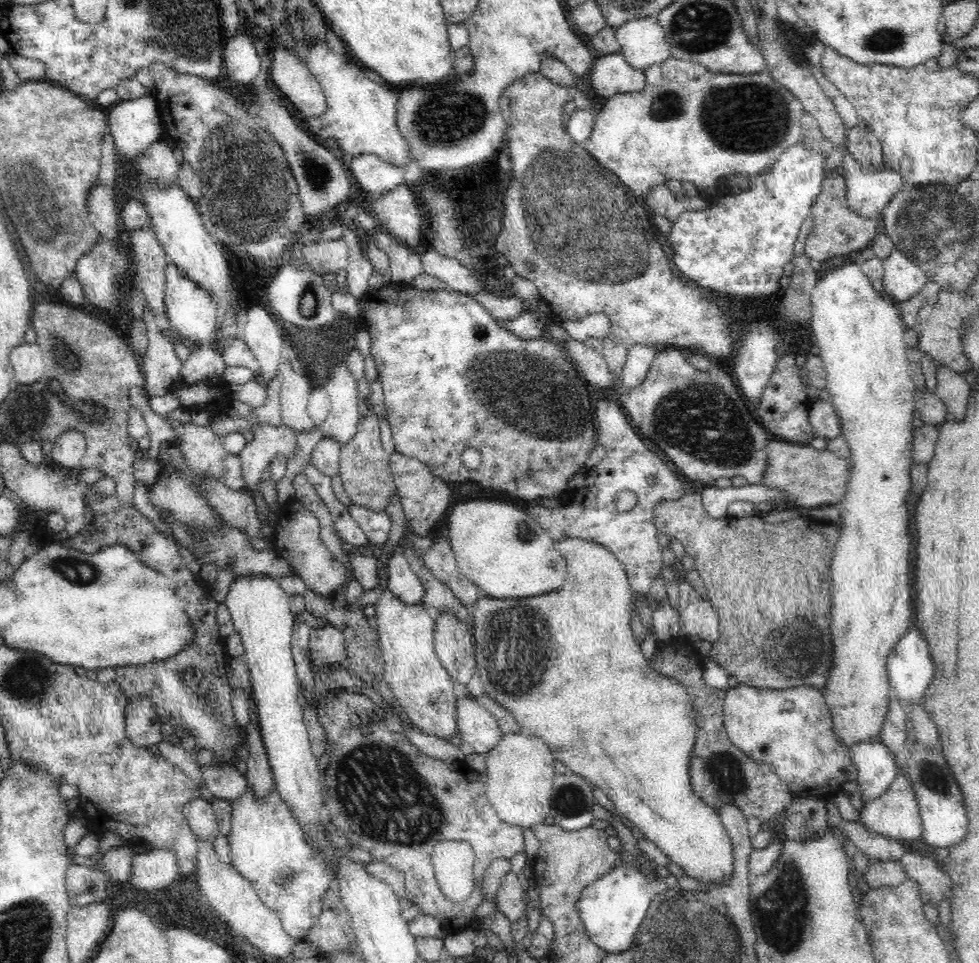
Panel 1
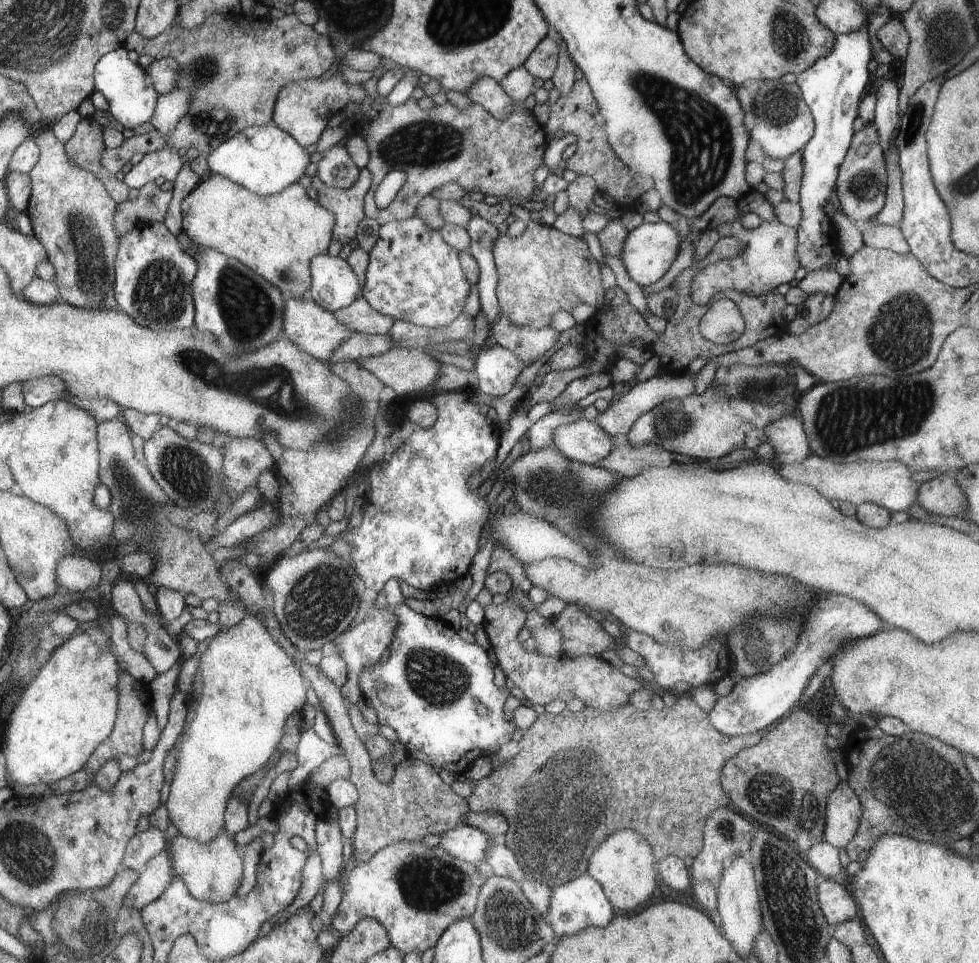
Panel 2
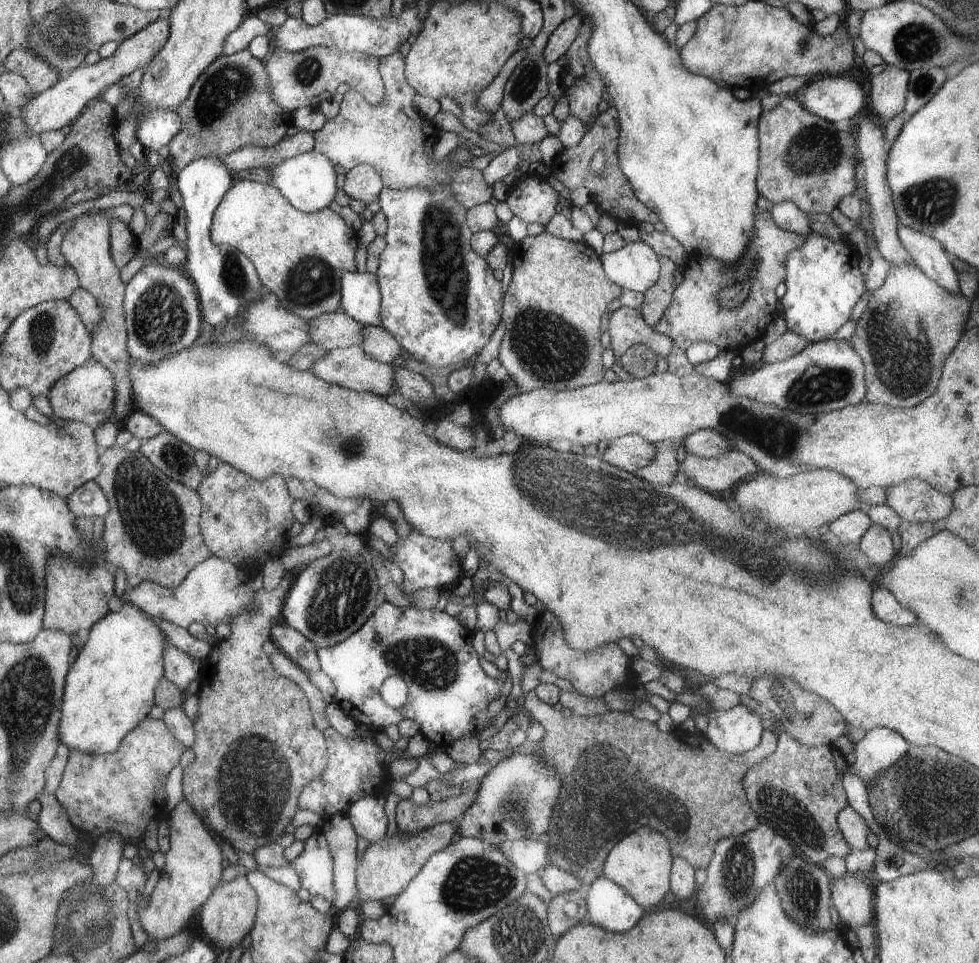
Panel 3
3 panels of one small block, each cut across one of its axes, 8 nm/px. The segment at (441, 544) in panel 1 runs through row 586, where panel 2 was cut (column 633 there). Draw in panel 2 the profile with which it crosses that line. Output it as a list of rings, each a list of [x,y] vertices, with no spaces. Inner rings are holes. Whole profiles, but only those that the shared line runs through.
[[[621,444],[613,452],[597,462],[597,468],[605,468],[621,478],[635,478],[647,468],[667,468],[675,462],[675,454],[667,452],[661,446],[641,446],[633,448],[631,444]]]

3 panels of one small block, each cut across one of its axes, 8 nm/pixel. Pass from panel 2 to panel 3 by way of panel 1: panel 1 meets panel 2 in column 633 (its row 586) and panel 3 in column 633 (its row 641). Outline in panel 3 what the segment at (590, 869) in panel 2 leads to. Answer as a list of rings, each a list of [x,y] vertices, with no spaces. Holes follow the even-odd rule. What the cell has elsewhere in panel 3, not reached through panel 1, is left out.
[[[639,828],[625,838],[621,838],[607,854],[603,864],[603,878],[621,886],[641,908],[651,910],[655,904],[661,902],[669,888],[673,852],[669,850],[669,842],[663,834],[651,828]]]

